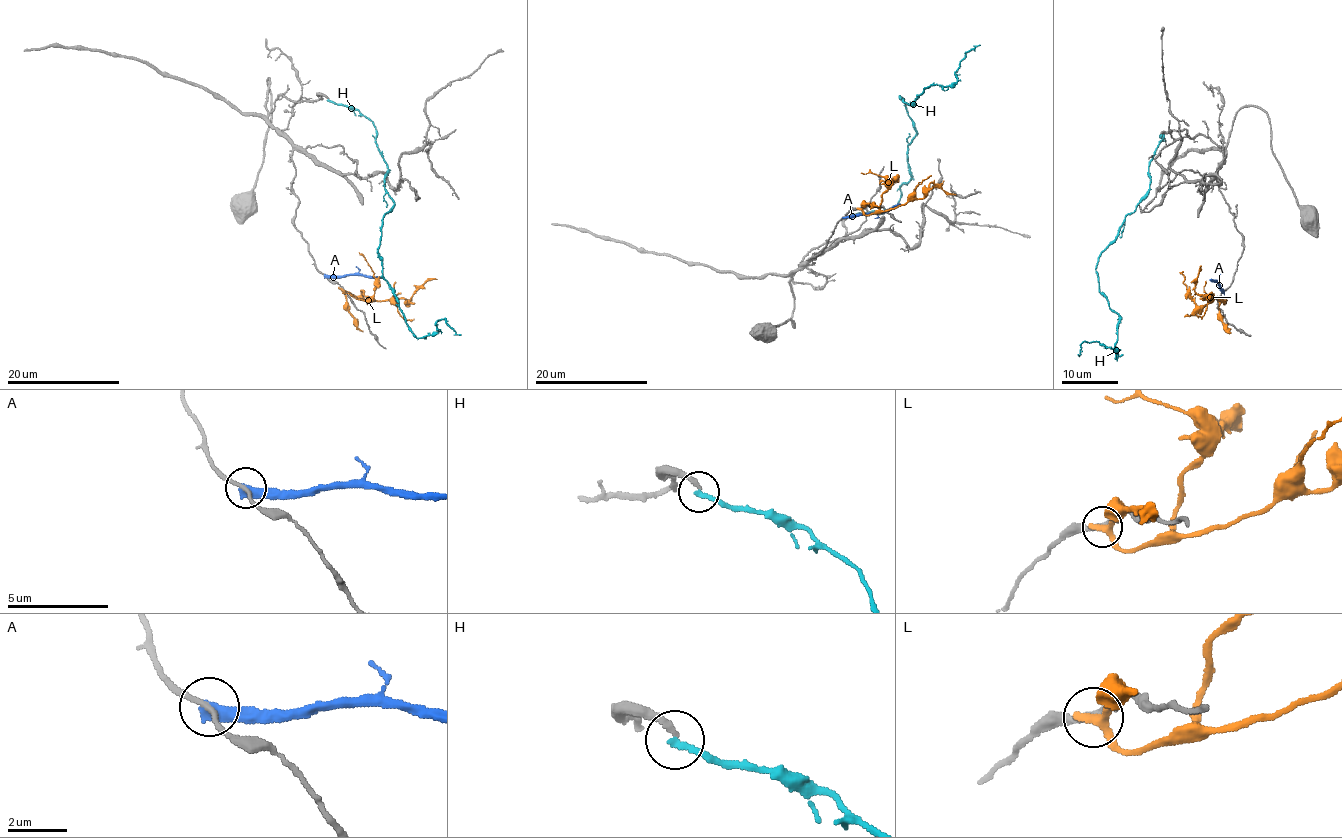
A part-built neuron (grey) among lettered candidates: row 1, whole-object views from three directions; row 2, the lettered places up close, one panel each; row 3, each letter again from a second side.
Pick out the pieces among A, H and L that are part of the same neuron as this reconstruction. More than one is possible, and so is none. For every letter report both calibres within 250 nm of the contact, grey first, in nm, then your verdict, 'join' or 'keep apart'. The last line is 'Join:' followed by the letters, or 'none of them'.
A: 160/400 nm | keep apart
H: 200/190 nm | keep apart
L: 150/240 nm | keep apart
Join: none of them

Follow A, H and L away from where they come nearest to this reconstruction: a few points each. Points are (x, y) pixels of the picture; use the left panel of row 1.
A: (325, 275), (381, 278)
H: (328, 100), (372, 122), (394, 207), (378, 251), (408, 329), (432, 336), (443, 318), (460, 335)
L: (342, 288), (349, 294), (376, 301), (406, 301), (421, 285), (437, 279)

